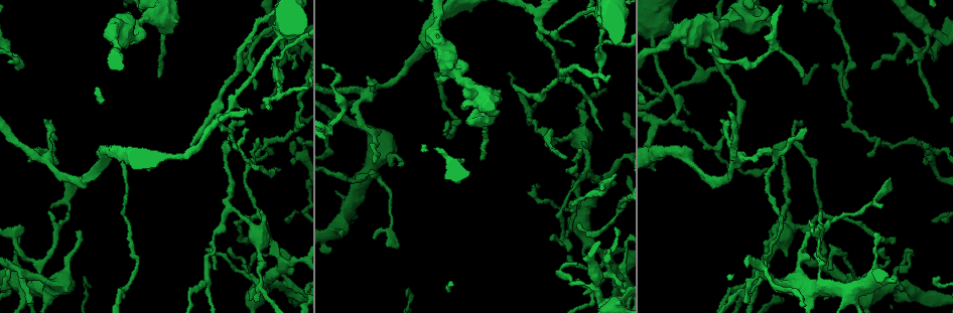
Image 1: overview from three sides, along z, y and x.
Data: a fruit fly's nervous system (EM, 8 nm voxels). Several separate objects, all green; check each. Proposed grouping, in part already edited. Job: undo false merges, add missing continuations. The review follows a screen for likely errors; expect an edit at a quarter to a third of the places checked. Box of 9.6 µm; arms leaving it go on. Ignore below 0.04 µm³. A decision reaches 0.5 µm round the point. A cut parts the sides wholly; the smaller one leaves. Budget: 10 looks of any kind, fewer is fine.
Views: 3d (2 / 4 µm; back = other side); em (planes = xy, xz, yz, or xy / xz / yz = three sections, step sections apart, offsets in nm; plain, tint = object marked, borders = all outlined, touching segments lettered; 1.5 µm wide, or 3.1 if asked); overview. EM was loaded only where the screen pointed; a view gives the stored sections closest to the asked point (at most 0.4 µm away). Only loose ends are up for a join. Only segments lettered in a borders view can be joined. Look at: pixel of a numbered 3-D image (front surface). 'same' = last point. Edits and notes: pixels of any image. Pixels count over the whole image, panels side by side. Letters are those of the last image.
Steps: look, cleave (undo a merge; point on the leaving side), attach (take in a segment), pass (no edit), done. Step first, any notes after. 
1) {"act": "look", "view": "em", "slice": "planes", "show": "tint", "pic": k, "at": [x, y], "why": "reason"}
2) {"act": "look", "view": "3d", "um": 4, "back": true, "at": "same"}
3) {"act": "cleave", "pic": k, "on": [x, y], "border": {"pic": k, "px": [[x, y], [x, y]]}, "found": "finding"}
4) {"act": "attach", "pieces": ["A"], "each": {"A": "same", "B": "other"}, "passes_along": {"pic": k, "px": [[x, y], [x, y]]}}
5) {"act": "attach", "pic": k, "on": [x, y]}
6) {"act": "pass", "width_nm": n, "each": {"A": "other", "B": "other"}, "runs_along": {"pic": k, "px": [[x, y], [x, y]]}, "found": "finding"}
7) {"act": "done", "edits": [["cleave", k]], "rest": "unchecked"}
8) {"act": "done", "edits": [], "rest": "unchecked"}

{"act": "look", "view": "3d", "um": 4, "pic": 1, "at": [570, 77], "why": "thin end"}

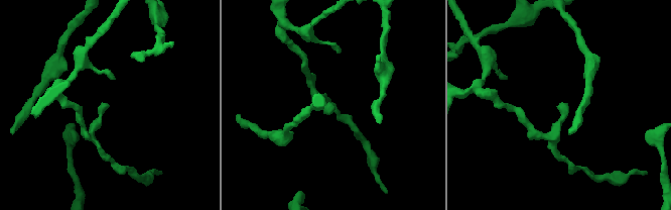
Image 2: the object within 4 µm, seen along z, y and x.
{"act": "look", "view": "em", "slice": "yz", "step": 8, "show": "borders", "pic": 2, "at": [558, 107]}

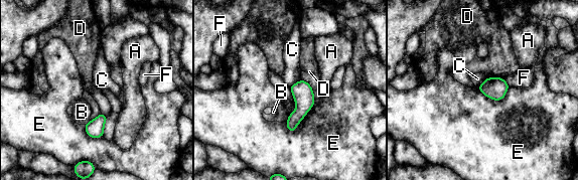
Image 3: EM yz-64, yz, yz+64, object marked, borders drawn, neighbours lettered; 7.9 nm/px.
{"act": "look", "view": "em", "slice": "planes", "show": "borders", "at": "same", "why": "cut it another way"}

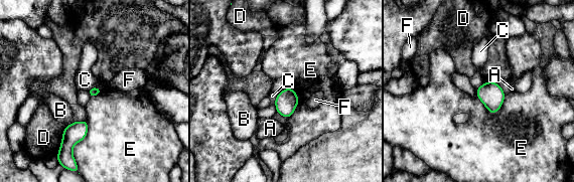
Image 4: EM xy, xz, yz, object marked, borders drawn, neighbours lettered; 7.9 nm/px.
{"act": "pass", "longest_contact_nm": ["E", 340], "each": {"A": "other", "B": "other", "C": "other", "D": "other", "E": "other", "F": "other"}, "found": "no lettered segment goes on from it"}

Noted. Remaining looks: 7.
{"act": "look", "view": "em", "slice": "planes", "show": "borders", "pic": 1, "at": [601, 131], "why": "thin end"}

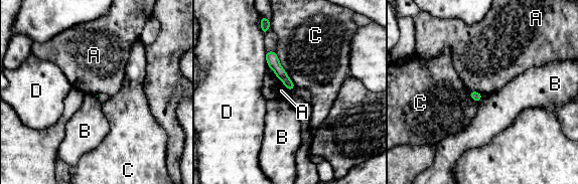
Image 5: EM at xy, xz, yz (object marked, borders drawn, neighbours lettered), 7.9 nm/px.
{"act": "pass", "each": {"A": "other", "B": "other", "C": "other", "D": "other"}, "border": {"pic": 5, "px": [[481, 98], [477, 102]]}, "found": "no lettered segment goes on from it"}

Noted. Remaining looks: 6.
{"act": "look", "view": "em", "slice": "xz", "step": 4, "show": "tint", "pic": 1, "at": [675, 116], "why": "abrupt turn"}

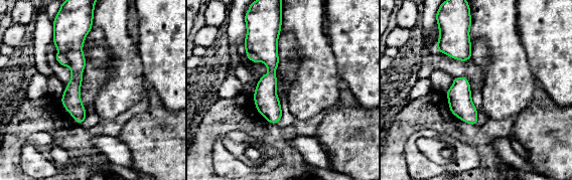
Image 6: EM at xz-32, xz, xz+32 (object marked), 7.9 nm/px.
{"act": "look", "view": "em", "slice": "planes", "show": "tint", "at": "same", "why": "cut it another way"}

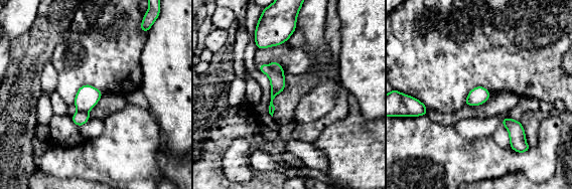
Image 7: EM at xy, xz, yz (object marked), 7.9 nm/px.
{"act": "look", "view": "em", "slice": "planes", "show": "borders", "at": "same", "why": "what lies round it"}

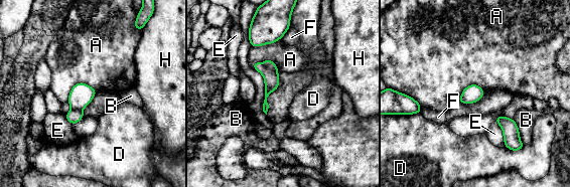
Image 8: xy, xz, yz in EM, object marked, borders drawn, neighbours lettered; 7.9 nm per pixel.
{"act": "cleave", "pic": 8, "on": [271, 79], "longest_contact_nm": ["A", 260], "each": {"A": "other", "B": "other", "D": "other", "E": "other", "F": "other", "H": "other"}, "border": {"pic": 8, "px": [[262, 64], [267, 71], [277, 71]]}, "found": "a second cell is stuck on"}

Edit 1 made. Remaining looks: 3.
{"act": "look", "view": "em", "slice": "planes", "show": "tint", "pic": 1, "at": [47, 212], "why": "free end"}

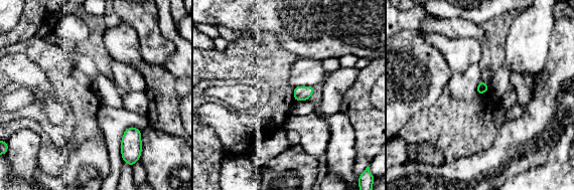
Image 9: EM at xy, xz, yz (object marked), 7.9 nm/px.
{"act": "look", "view": "em", "slice": "planes", "show": "borders", "at": "same"}

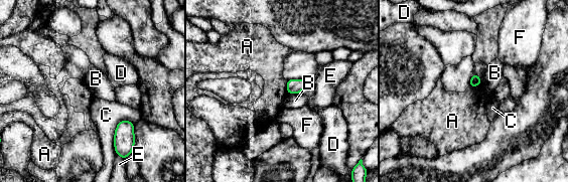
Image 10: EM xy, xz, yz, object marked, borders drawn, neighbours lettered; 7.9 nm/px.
{"act": "pass", "width_nm": 80, "each": {"A": "other", "B": "other", "C": "other", "D": "other", "E": "other", "F": "other"}, "border": {"pic": 10, "px": [[286, 80], [286, 90], [289, 94]]}, "found": "no lettered segment goes on from it"}

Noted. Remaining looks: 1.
{"act": "done", "edits": [["cleave", 8]], "rest": "unchecked"}

